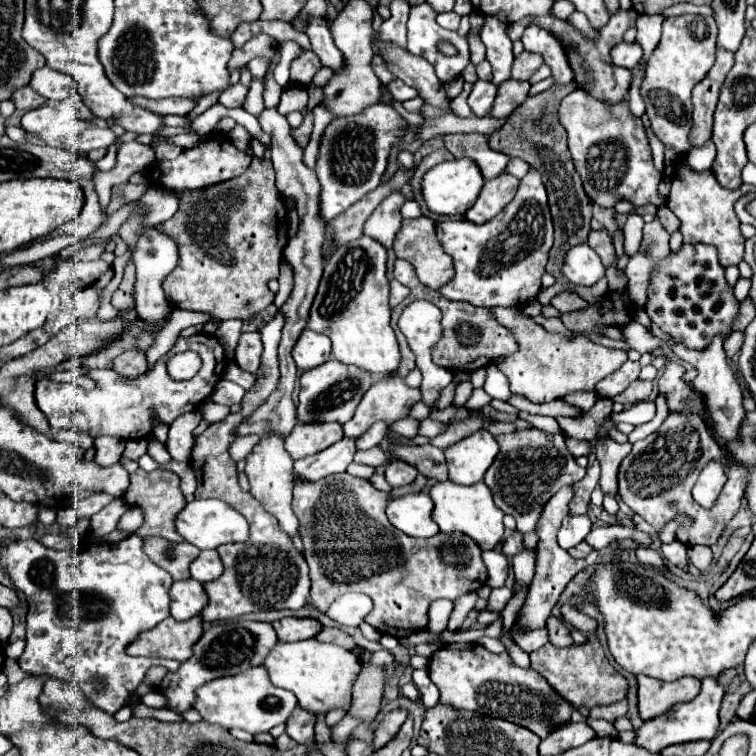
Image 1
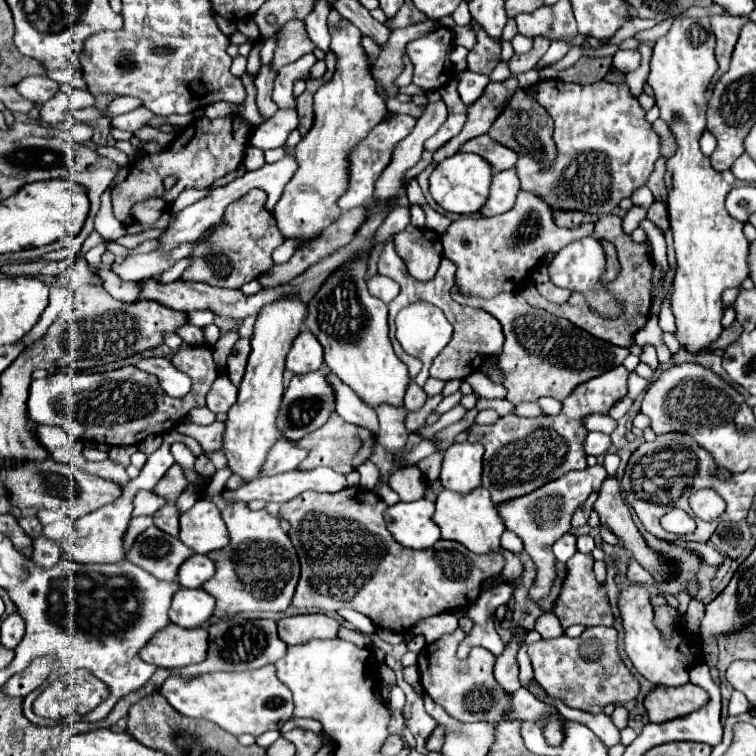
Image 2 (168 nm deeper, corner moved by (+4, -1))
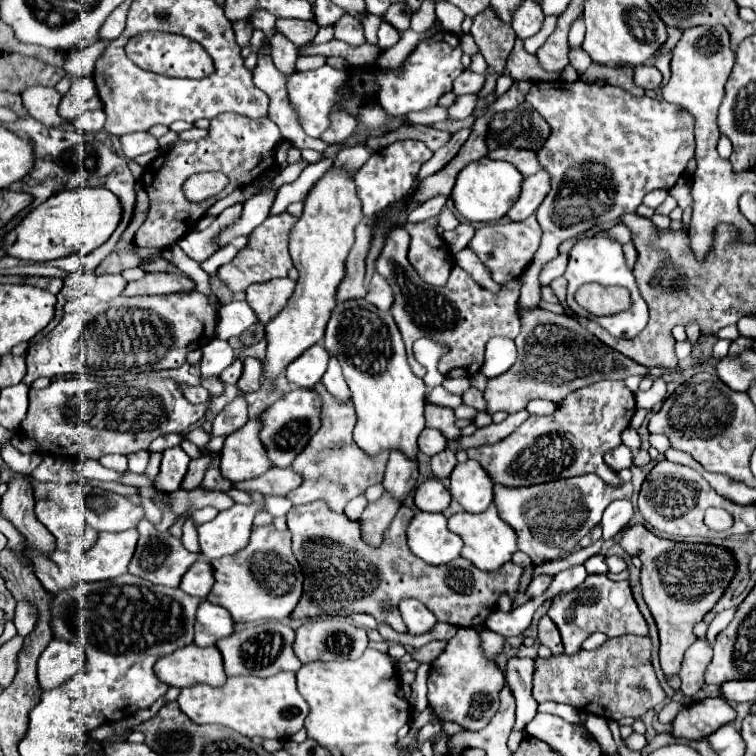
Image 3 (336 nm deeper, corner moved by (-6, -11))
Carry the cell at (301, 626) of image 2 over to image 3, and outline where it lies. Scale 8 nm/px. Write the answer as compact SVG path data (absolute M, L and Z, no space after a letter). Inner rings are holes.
M332 617L332 619L310 621L296 631L296 641L294 641L294 653L302 663L358 659L358 657L362 657L366 647L368 647L366 629L356 627L348 617Z

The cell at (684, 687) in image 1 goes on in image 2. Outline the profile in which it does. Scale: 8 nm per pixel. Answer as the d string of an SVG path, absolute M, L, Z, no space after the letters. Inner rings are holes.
M686 683L682 687L656 685L644 697L644 709L648 721L662 723L692 713L694 709L700 709L706 701L708 701L708 693L694 683Z

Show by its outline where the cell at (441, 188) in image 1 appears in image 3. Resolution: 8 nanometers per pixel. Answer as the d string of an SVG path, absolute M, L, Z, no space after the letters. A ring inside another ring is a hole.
M482 157L460 171L456 179L456 187L452 191L452 201L468 221L494 223L506 217L510 207L518 201L522 191L522 181L524 181L524 175L512 163L492 161L488 157Z

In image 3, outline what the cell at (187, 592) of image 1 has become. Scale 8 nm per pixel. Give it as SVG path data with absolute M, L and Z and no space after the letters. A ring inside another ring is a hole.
M204 601L196 613L196 639L198 647L216 645L218 639L224 639L234 633L234 619L224 611L224 607Z

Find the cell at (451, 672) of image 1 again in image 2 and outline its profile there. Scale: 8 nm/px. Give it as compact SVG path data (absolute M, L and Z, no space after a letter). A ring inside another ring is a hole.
M458 631L458 633L460 635L456 635L456 637L454 637L454 633L444 635L436 643L430 643L420 651L418 669L420 669L420 683L422 683L424 691L438 705L442 705L450 717L454 717L462 723L502 721L512 705L512 697L494 679L492 667L496 663L496 657L482 647L474 647L470 651L468 659L460 661L456 657L456 647L464 633L462 631Z

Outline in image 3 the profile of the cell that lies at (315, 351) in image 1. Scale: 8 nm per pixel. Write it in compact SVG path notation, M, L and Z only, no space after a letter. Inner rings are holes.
M312 345L286 367L286 379L302 389L312 389L328 367L328 353L322 345Z

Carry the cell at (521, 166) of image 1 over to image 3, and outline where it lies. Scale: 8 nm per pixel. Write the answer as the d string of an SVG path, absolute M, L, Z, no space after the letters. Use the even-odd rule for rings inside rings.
M540 81L532 83L528 91L528 103L546 119L550 125L550 137L538 153L542 167L552 175L552 191L548 199L538 207L536 217L542 227L542 243L534 255L530 267L522 273L524 285L516 303L518 315L522 311L536 309L540 303L538 273L558 255L558 245L564 239L578 237L594 225L610 223L620 219L628 211L636 211L644 195L654 189L672 189L684 173L688 161L694 157L694 117L680 105L654 101L650 97L634 97L626 89L612 85L590 85L584 81L562 83L562 81Z

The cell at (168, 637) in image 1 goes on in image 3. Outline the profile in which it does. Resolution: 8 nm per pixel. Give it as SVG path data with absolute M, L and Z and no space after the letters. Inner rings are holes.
M194 643L182 647L180 651L174 651L172 655L160 659L154 671L162 683L178 689L196 683L222 687L228 679L222 669L222 655L214 645L206 649L200 649Z

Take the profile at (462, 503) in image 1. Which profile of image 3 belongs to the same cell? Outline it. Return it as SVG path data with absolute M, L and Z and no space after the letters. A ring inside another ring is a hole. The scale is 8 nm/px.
M490 505L484 513L472 515L472 513L456 513L448 519L448 527L450 531L458 533L464 541L464 549L462 549L462 557L468 559L470 563L474 563L480 571L496 571L500 569L504 563L508 563L516 551L516 533L514 529L504 523L498 517L498 511L494 505Z

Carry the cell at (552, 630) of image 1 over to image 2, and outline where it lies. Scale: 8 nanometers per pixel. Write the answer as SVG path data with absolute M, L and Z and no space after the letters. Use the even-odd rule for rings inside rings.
M544 613L536 619L534 629L544 637L544 639L552 639L552 637L560 637L564 633L558 617L554 617L554 613Z

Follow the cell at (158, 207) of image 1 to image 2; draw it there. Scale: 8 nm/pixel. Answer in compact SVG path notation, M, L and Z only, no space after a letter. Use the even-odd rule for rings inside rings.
M190 189L190 191L184 191L184 193L180 193L180 195L172 201L172 205L168 205L168 211L170 211L170 213L178 213L178 211L182 211L182 209L194 205L196 201L200 201L200 199L206 197L208 193L210 193L210 189Z

